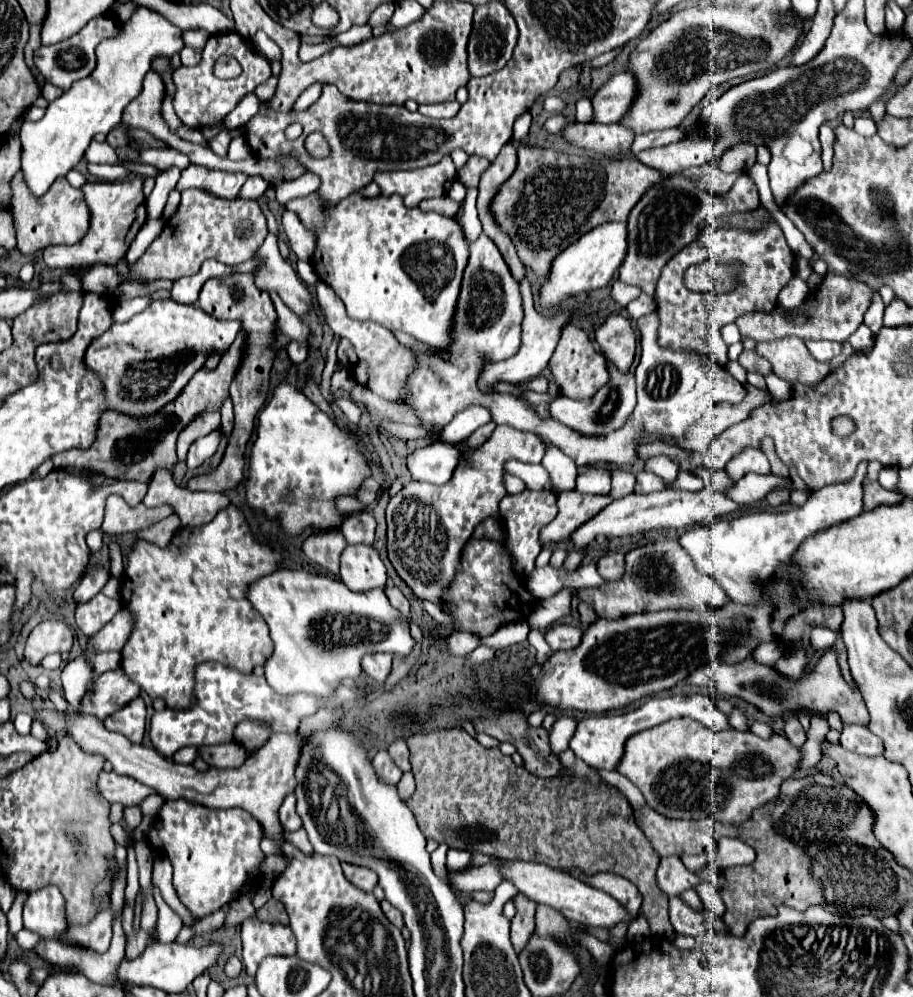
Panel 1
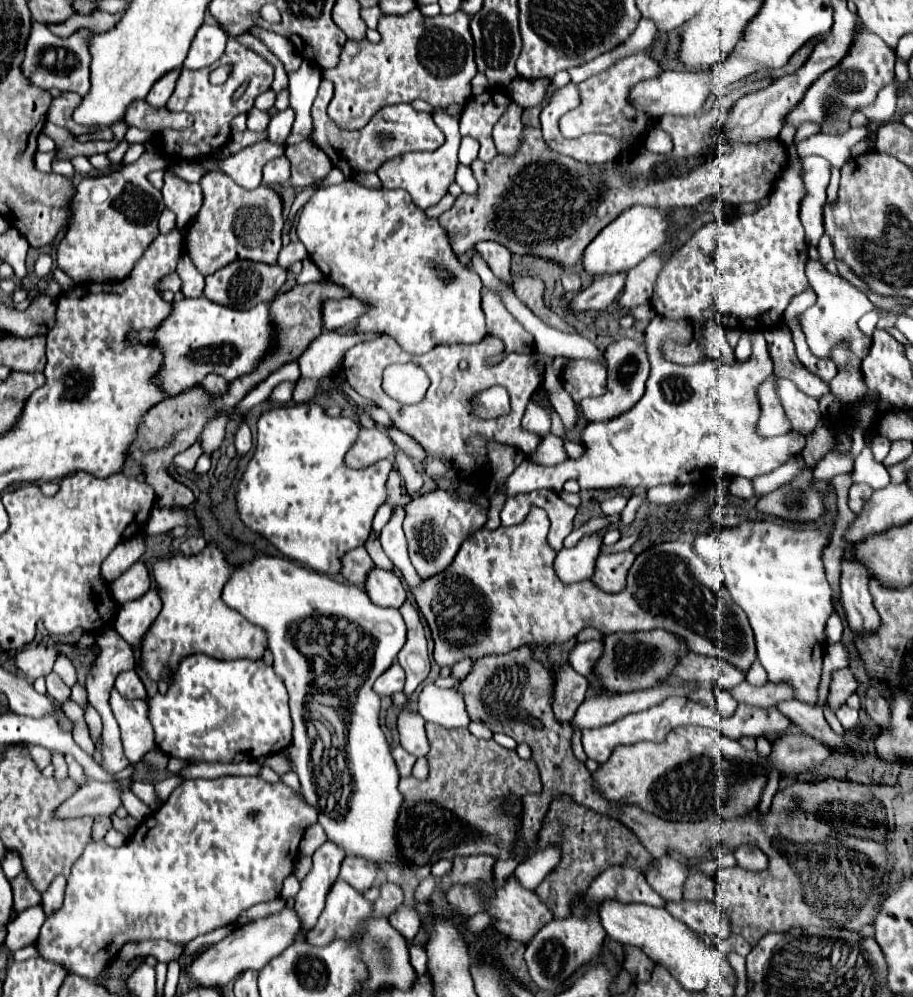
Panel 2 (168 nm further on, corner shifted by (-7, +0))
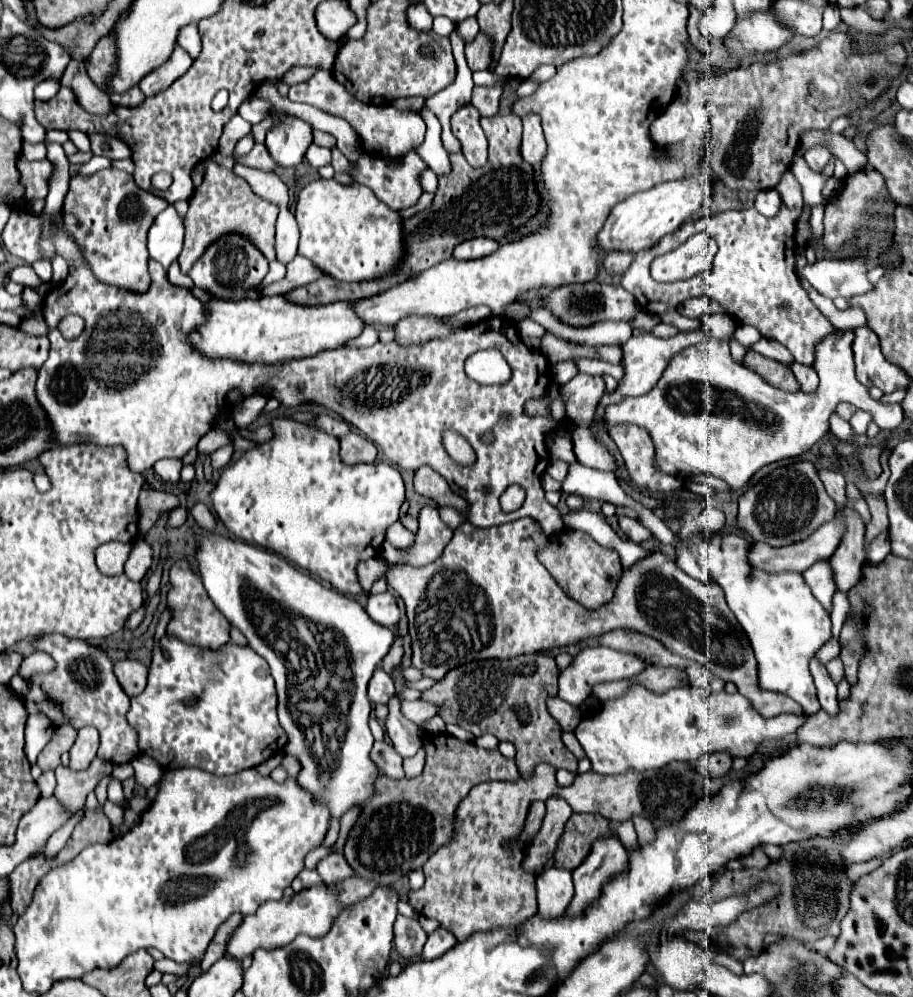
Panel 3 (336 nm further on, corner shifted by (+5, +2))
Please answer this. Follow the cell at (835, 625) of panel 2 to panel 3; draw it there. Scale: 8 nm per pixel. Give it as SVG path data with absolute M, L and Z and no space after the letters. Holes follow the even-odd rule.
M828 562L812 564L806 572L802 572L802 576L808 580L808 586L812 588L812 594L818 596L820 604L830 614L832 612L832 596L836 592L836 586L834 586Z

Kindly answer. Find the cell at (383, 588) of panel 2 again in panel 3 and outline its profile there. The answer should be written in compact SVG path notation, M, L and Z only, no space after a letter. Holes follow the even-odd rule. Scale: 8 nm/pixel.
M380 592L380 594L368 594L368 604L366 612L372 616L374 622L396 628L400 620L400 608L396 604L396 598L390 592Z

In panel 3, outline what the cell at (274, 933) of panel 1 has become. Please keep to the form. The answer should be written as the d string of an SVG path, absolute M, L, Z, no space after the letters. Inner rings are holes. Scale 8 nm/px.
M352 808L350 812L346 812L346 814L340 818L340 832L338 832L338 840L336 840L336 842L334 842L334 846L332 846L332 852L336 852L338 848L342 848L342 846L344 846L346 836L348 836L350 828L354 826L356 818L358 818L358 808Z

